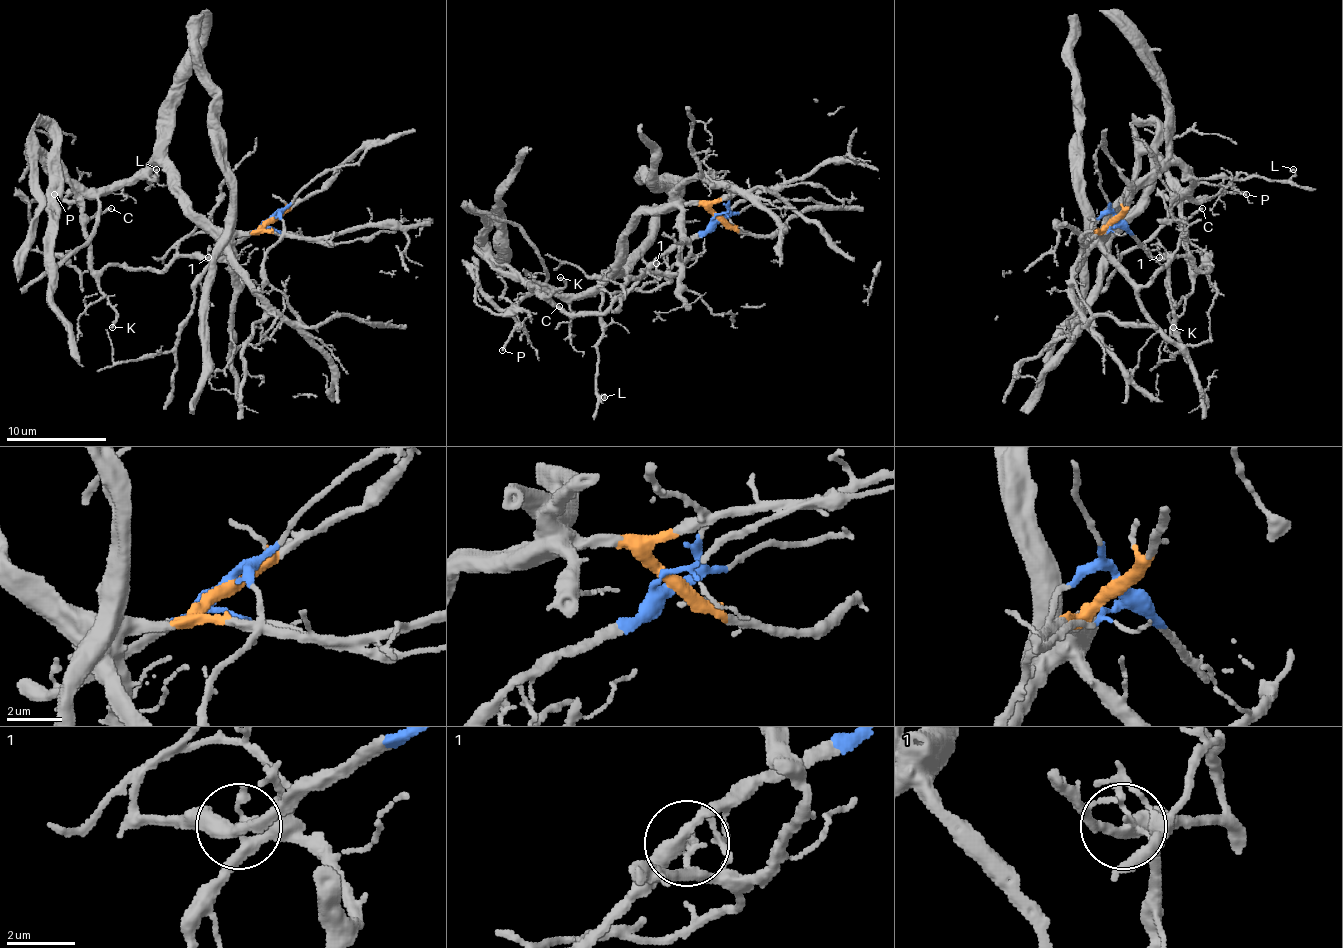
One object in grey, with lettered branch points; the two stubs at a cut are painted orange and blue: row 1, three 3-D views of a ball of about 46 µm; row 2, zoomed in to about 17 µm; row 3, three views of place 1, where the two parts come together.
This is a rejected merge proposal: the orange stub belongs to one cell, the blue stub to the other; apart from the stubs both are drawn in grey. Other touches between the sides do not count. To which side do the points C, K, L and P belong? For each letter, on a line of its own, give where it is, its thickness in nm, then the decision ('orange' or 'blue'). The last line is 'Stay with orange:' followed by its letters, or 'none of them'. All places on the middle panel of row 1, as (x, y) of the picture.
C: place (559, 306); calibre 190 nm; blue
K: place (560, 277); calibre 180 nm; blue
L: place (604, 397); calibre 160 nm; orange
P: place (502, 350); calibre 170 nm; orange
Stay with orange: L, P

